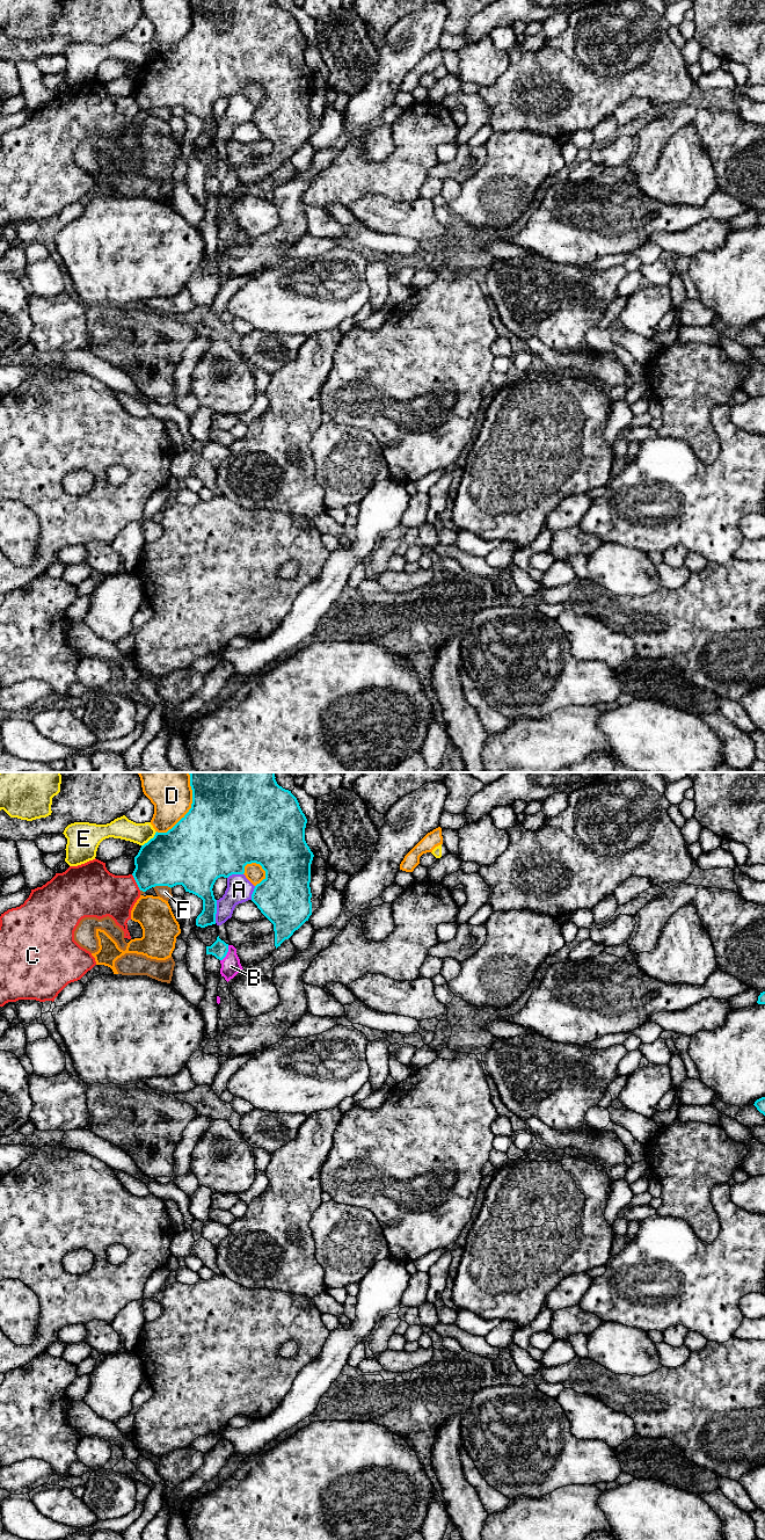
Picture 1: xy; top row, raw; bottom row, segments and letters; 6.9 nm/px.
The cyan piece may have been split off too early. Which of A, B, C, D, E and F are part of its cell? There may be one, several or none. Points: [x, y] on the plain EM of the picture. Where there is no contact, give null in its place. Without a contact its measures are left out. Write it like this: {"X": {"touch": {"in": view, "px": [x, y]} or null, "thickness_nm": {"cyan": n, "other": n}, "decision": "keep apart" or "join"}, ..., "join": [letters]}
{"A": {"touch": {"in": "xy", "px": [216, 132]}, "thickness_nm": {"cyan": 200, "other": 180}, "decision": "keep apart"}, "B": {"touch": {"in": "xy", "px": [226, 174]}, "thickness_nm": {"cyan": 120, "other": 140}, "decision": "join"}, "C": {"touch": {"in": "xy", "px": [136, 102]}, "thickness_nm": {"cyan": 360, "other": 320}, "decision": "keep apart"}, "D": {"touch": {"in": "xy", "px": [189, 31]}, "thickness_nm": {"cyan": 500, "other": 280}, "decision": "keep apart"}, "E": {"touch": {"in": "xy", "px": [151, 59]}, "thickness_nm": {"cyan": 400, "other": 150}, "decision": "keep apart"}, "F": {"touch": {"in": "xy", "px": [162, 106]}, "thickness_nm": {"cyan": 400, "other": 90}, "decision": "keep apart"}, "join": ["B"]}

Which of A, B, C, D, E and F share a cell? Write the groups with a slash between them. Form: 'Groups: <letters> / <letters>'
Groups: A / B / C / D / E / F

